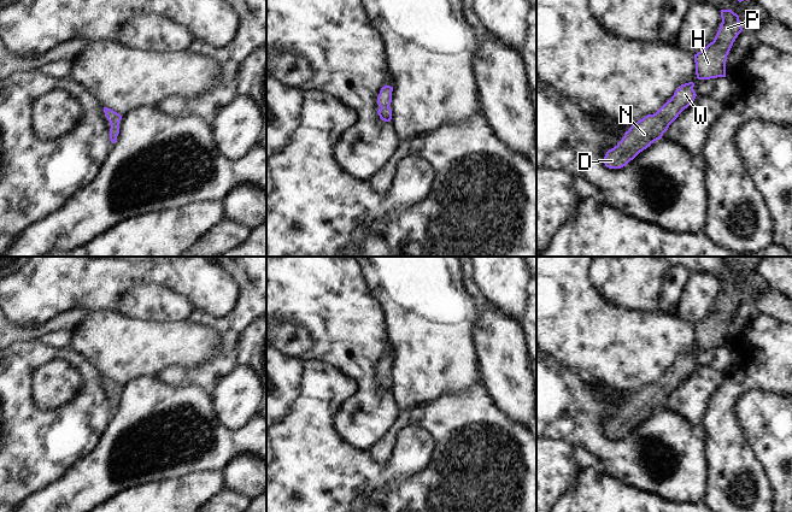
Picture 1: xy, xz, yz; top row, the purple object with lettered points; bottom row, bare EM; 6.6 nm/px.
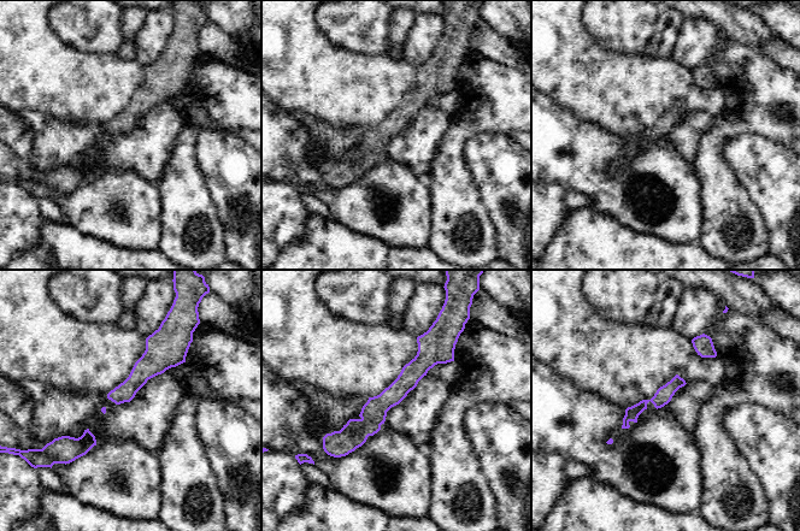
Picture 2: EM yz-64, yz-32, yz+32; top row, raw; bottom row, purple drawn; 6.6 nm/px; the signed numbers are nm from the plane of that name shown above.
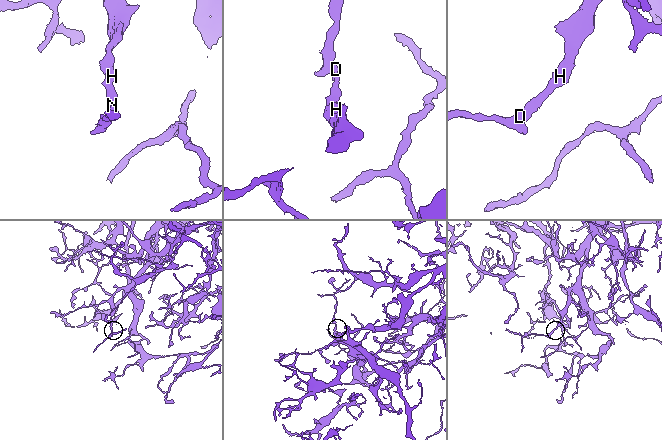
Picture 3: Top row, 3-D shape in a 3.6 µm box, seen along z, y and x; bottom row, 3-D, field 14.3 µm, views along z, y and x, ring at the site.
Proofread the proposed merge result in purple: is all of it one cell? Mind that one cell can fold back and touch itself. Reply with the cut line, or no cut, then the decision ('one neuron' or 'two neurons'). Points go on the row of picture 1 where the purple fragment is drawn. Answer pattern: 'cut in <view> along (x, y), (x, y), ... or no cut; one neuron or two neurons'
no cut; one neuron

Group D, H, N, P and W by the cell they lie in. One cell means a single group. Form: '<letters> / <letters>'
D H N P W

